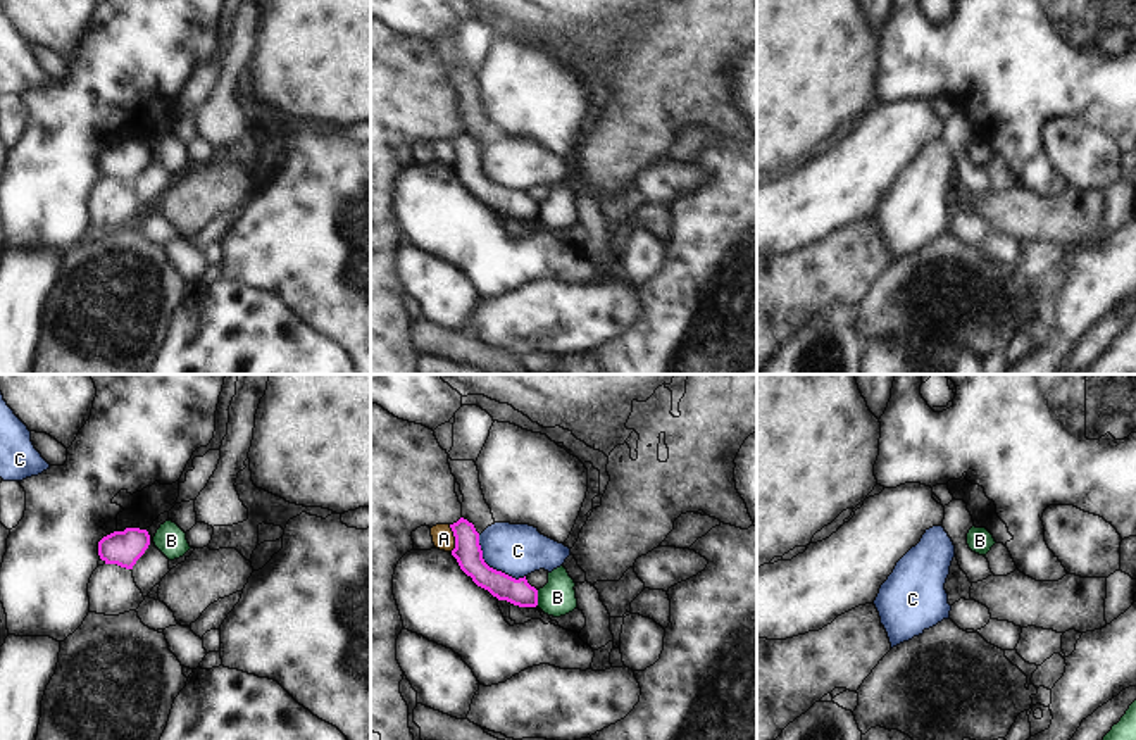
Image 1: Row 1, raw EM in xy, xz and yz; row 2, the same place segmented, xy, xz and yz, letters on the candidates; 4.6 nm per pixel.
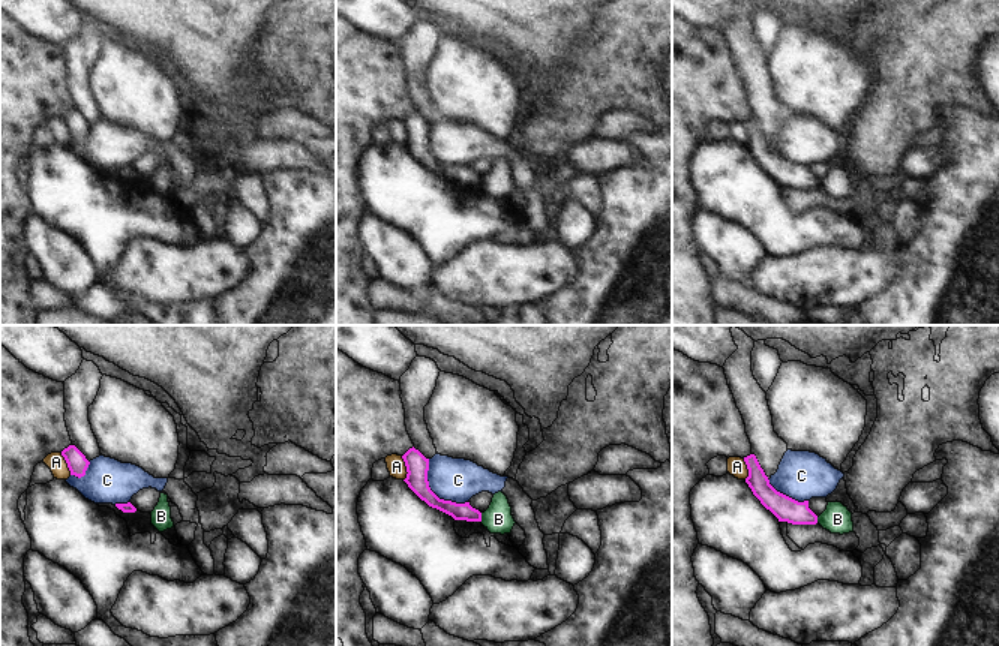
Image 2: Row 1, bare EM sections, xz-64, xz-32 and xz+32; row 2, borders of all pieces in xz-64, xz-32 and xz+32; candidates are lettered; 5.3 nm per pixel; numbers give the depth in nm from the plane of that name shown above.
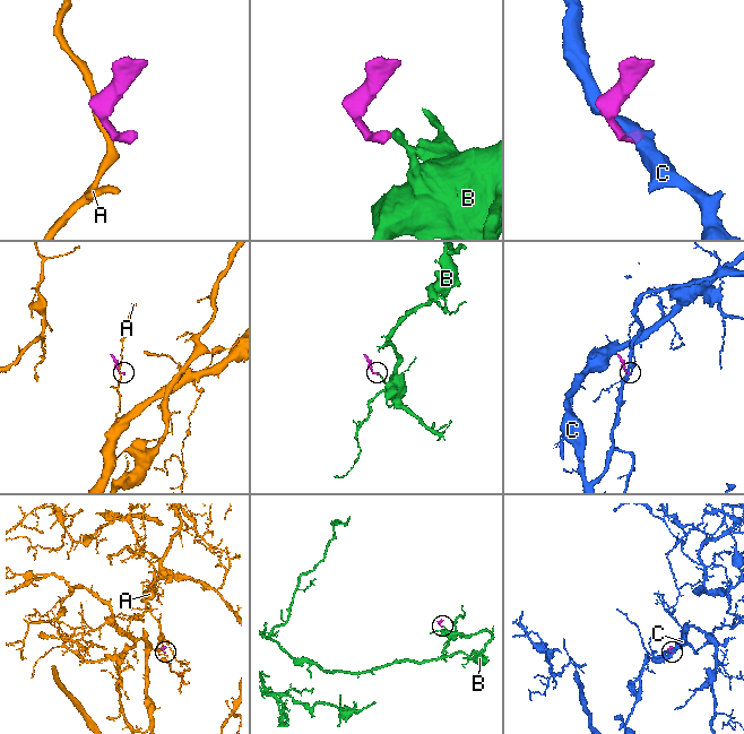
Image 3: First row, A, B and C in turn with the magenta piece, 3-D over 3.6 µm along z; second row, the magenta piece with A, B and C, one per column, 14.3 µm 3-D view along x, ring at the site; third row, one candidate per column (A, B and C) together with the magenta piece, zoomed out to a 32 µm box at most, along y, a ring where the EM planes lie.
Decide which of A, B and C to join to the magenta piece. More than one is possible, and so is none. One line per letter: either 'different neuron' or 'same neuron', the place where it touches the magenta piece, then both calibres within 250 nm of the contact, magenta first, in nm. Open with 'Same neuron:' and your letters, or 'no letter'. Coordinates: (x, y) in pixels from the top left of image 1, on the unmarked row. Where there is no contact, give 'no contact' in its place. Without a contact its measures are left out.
Same neuron: no letter
A: different neuron; contact xz (455, 152); calibres 130 and 100 nm
B: different neuron; contact xz (536, 211); calibres 120 and 170 nm
C: different neuron; contact xz (492, 181); calibres 130 and 240 nm

